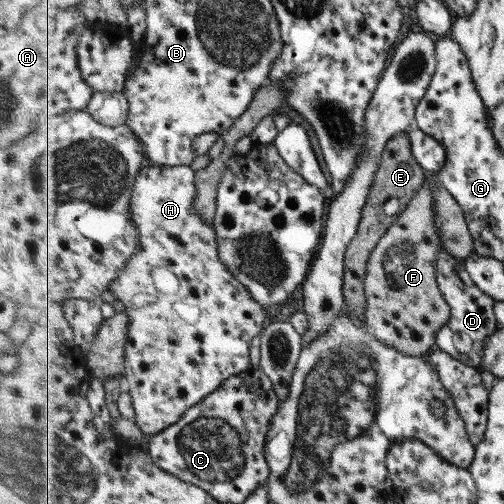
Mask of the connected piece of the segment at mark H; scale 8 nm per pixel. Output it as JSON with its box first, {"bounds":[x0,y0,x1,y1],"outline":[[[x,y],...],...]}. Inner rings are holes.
{"bounds":[108,163,269,436],"outline":[[[148,163],[147,166],[142,168],[140,174],[137,175],[130,202],[133,220],[140,232],[140,248],[139,251],[133,253],[133,256],[128,260],[124,269],[120,270],[118,279],[108,288],[108,290],[112,290],[114,296],[125,306],[125,312],[130,318],[129,340],[126,346],[125,376],[123,379],[126,391],[133,398],[133,405],[136,411],[136,425],[146,436],[162,433],[172,424],[179,422],[179,420],[184,418],[185,412],[188,412],[189,409],[196,406],[201,400],[207,398],[207,396],[212,395],[212,392],[215,392],[225,380],[236,375],[241,375],[250,367],[254,366],[250,354],[251,343],[255,337],[262,334],[267,326],[267,320],[269,320],[267,318],[267,310],[265,310],[266,306],[261,306],[258,300],[252,298],[252,294],[248,291],[248,288],[244,284],[241,284],[236,279],[236,276],[233,276],[233,273],[228,269],[228,264],[225,264],[224,260],[221,260],[220,249],[217,244],[217,231],[214,229],[213,222],[208,222],[208,220],[204,219],[204,216],[200,216],[200,212],[196,212],[196,208],[193,206],[196,194],[196,171],[190,165],[163,167],[162,165]],[[155,266],[169,266],[181,278],[183,288],[181,288],[181,292],[177,296],[167,296],[167,294],[163,294],[163,292],[157,290],[157,286],[155,286],[155,282],[151,278],[151,270]]]}

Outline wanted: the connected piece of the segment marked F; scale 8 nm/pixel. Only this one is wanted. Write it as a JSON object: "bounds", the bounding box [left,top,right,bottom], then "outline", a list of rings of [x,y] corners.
{"bounds":[365,172,474,356],"outline":[[[427,172],[426,180],[424,180],[424,186],[417,191],[412,202],[402,212],[396,223],[381,237],[379,243],[372,252],[372,257],[368,262],[368,270],[365,283],[365,292],[367,297],[366,306],[366,323],[372,330],[372,334],[381,341],[381,343],[399,349],[407,356],[421,356],[429,354],[431,351],[437,349],[437,333],[445,327],[445,325],[452,319],[452,308],[445,298],[444,292],[440,289],[436,275],[436,258],[441,250],[449,251],[455,258],[464,261],[468,256],[473,255],[474,252],[474,238],[472,232],[469,230],[468,222],[462,209],[462,206],[455,200],[455,197],[441,184],[436,173]]]}

